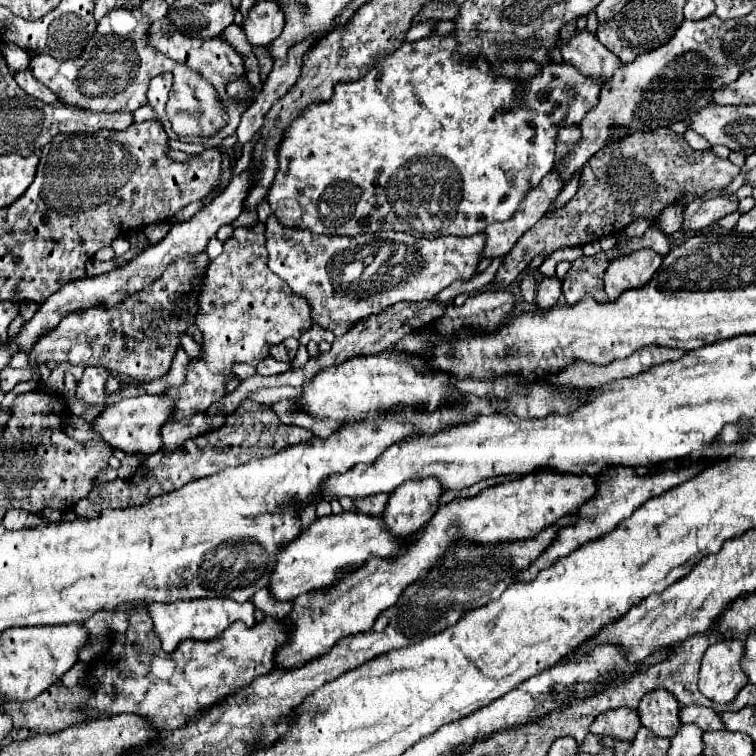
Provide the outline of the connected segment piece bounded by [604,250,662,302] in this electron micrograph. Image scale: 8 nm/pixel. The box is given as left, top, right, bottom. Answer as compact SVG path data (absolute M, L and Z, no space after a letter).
M654 250L634 252L634 256L622 256L622 260L612 260L604 272L604 290L610 302L616 302L624 290L638 288L646 284L654 272L660 268L662 256Z

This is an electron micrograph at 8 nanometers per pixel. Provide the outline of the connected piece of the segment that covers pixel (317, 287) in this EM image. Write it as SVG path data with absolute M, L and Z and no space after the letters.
M270 216L266 222L266 248L268 248L268 268L278 274L284 282L288 282L288 286L302 298L308 300L310 310L312 310L312 320L316 324L320 324L326 330L332 330L334 336L344 336L358 320L384 312L386 308L398 304L398 302L422 302L422 300L432 300L440 290L444 290L446 286L450 286L456 280L470 280L472 276L478 274L478 262L482 260L482 252L486 246L486 234L474 234L468 238L460 238L460 236L446 236L446 238L434 238L434 240L426 240L426 238L414 238L410 234L402 234L402 232L376 232L376 234L358 234L358 236L328 236L328 234L312 234L306 230L294 230L294 228L286 228L282 224L278 224L276 216Z

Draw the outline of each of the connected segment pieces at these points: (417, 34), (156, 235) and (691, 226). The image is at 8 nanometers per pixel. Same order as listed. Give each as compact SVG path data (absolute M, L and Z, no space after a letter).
M434 20L420 22L420 24L412 26L412 28L406 32L406 38L404 38L404 42L414 42L414 40L418 40L418 38L424 38L424 36L432 34L432 28L434 28Z
M158 222L158 224L150 224L144 228L144 232L152 244L158 244L168 234L168 230L170 230L170 222Z
M720 196L712 200L694 200L682 210L682 230L702 230L714 224L718 218L734 212L738 202L732 196Z

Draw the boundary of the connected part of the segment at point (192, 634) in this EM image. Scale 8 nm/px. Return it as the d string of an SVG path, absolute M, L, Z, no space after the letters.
M200 598L200 600L180 600L172 604L150 604L150 618L154 622L154 632L162 640L162 648L166 652L172 652L178 642L192 638L192 640L214 640L218 638L230 624L244 622L246 626L254 626L254 602L234 602L230 598Z

